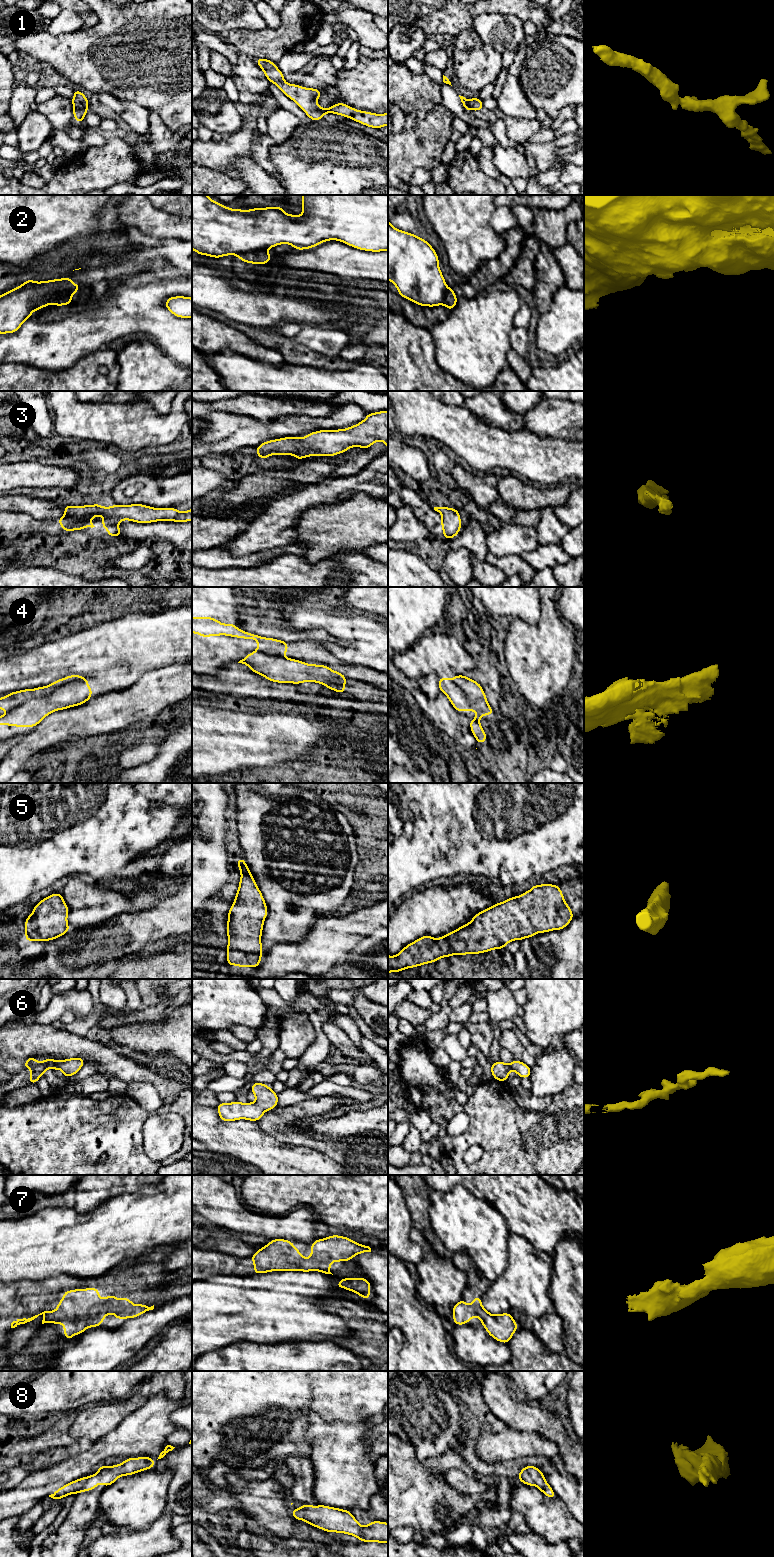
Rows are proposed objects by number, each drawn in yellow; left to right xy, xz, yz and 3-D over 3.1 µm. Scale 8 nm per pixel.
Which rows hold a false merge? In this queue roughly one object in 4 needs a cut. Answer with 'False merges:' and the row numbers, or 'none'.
False merges: 2, 4

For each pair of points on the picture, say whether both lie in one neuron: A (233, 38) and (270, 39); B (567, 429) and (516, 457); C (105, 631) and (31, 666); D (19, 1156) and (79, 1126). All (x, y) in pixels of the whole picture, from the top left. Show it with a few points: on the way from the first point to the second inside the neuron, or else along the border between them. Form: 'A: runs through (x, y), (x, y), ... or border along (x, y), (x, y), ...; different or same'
A: runs through (242, 40), (261, 40); same
B: border along (529, 431), (541, 436), (573, 440); different
C: runs through (87, 649), (83, 653), (64, 656), (49, 662); same
D: runs through (34, 1145), (53, 1145), (64, 1138); same

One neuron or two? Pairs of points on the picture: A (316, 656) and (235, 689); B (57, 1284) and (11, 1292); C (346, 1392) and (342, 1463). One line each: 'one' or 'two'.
A: two
B: one
C: two

